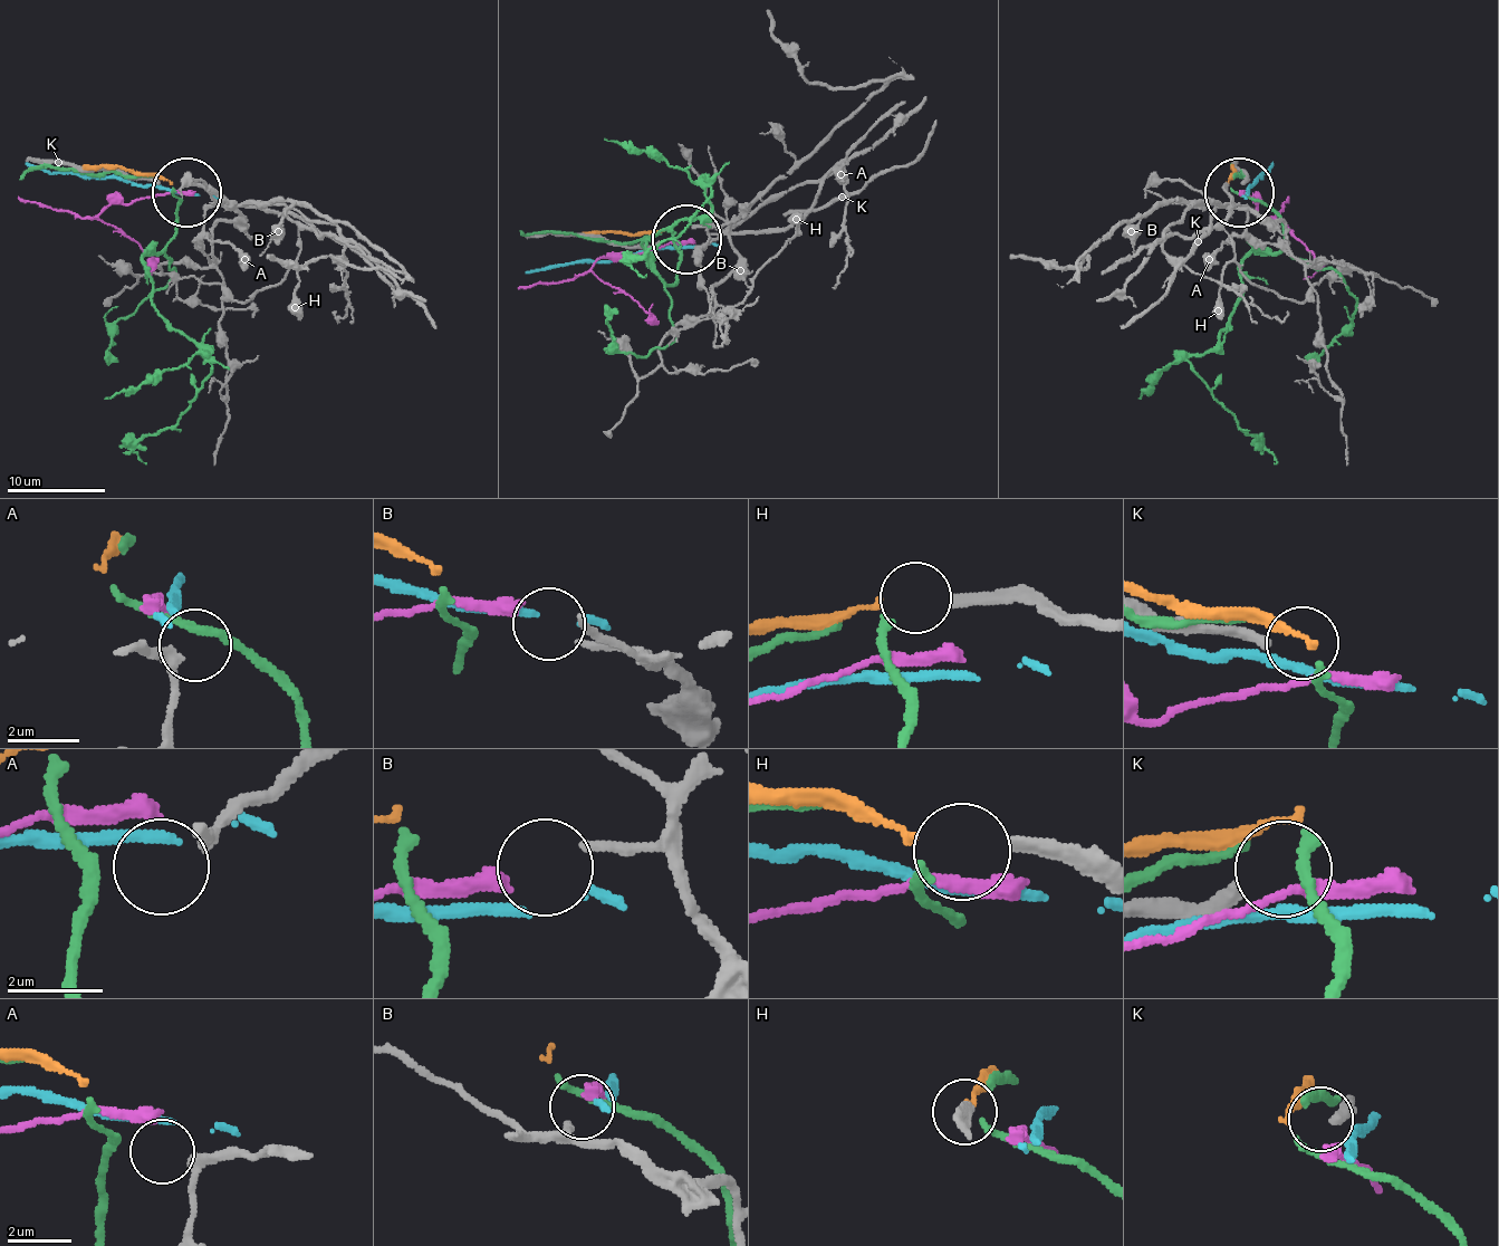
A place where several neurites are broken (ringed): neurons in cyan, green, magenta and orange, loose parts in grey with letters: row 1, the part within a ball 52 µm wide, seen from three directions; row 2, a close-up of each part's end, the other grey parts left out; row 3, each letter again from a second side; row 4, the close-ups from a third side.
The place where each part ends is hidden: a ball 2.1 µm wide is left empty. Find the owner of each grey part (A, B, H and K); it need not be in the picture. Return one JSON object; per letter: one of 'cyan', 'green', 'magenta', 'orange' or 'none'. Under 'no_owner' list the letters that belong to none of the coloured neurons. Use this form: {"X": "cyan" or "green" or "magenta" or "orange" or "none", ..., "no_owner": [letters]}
{"A": "none", "B": "none", "H": "orange", "K": "magenta", "no_owner": ["A", "B"]}

